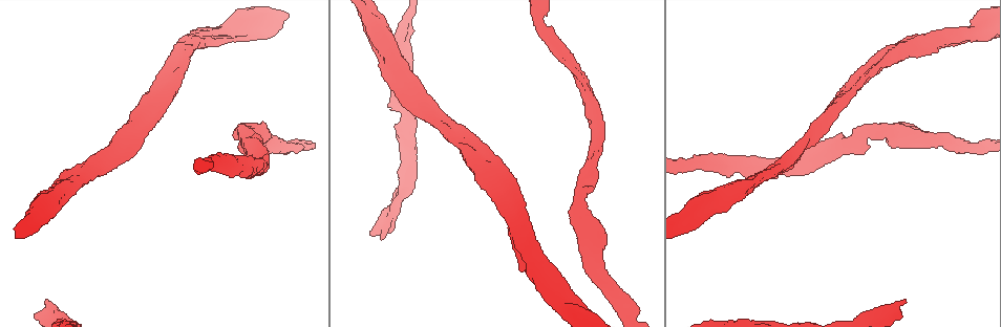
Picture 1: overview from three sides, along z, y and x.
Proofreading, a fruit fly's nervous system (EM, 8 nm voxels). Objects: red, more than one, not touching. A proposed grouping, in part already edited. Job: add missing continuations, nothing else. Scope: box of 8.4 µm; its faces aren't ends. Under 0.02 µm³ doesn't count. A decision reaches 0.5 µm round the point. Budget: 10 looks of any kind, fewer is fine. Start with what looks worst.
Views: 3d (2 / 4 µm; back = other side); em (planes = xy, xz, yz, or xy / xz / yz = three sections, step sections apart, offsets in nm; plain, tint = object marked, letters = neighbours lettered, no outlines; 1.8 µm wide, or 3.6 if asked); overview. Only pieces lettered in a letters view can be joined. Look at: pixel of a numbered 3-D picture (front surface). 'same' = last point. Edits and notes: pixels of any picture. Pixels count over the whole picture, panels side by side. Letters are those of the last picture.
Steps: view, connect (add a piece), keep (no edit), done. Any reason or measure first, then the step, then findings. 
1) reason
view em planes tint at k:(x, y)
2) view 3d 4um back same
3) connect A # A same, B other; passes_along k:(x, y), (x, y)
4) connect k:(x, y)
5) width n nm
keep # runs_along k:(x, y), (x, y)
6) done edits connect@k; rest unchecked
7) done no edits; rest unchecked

view 3d 4um at 1:(906, 302)

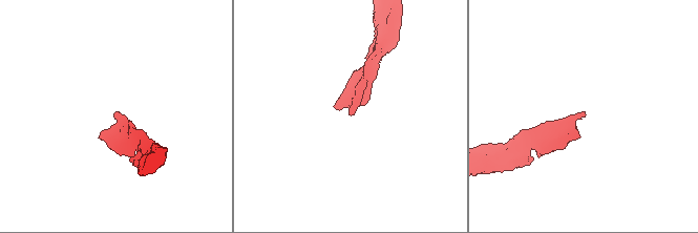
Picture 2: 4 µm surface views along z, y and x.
now the EM
view em 3.6um yz step 16 plain at 2:(584, 113)

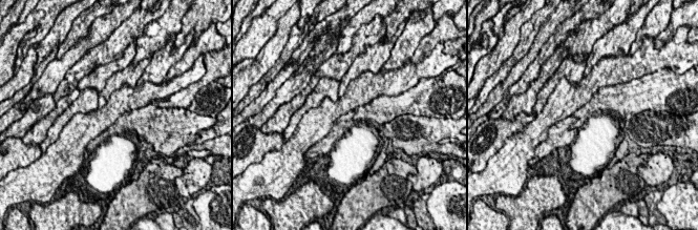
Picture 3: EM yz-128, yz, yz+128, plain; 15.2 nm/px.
see the neighbours
view em 3.6um yz step 16 letters same

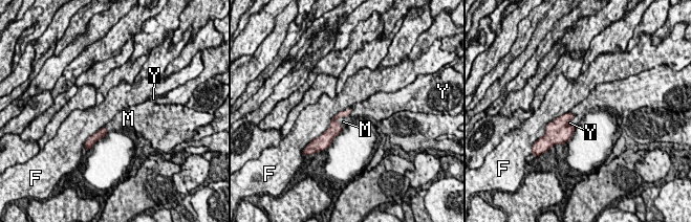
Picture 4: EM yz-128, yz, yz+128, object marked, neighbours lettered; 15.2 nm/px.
connect M # F other, M same, Y other; passes_along 4:(335, 129), (341, 116), (343, 121); it goes on there

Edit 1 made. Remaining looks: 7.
view overview

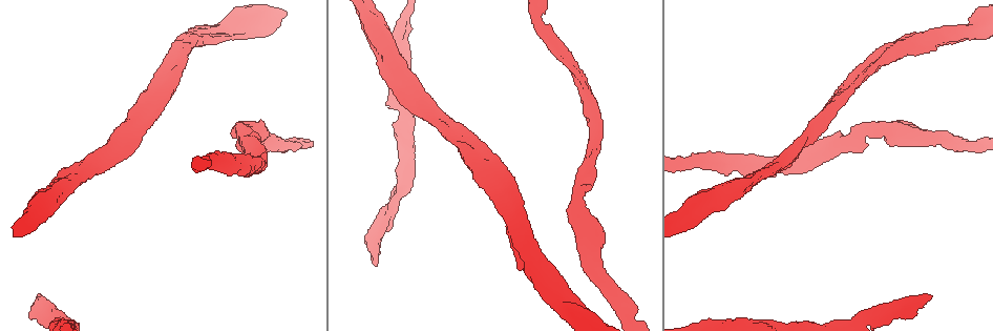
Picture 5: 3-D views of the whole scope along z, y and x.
an open end
view em yz step 8 letters at 5:(457, 123)

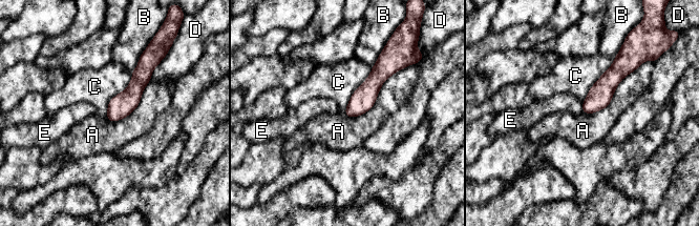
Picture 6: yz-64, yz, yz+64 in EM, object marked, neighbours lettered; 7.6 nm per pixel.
keep # A other, B other, C other, D other, E other; runs_along 6:(150, 62), (131, 96), (111, 118); none of them fits

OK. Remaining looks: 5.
branch stops here
view 3d 4um at 5:(143, 92)

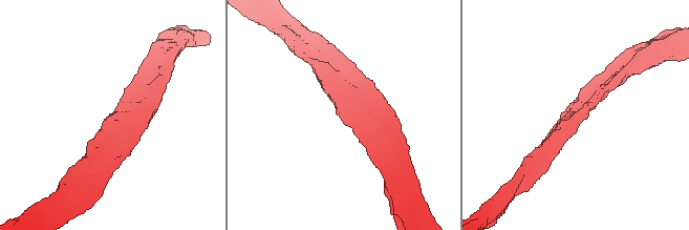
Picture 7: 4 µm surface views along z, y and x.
arms 3; arm_widths 220, 260, 280 nm
view em yz step 16 tint at 7:(111, 114)

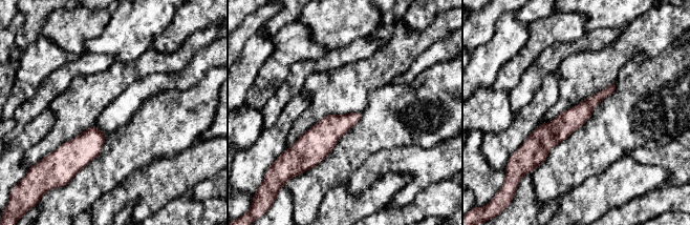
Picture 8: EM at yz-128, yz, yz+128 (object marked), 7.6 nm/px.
cut it another way
view em planes letters same

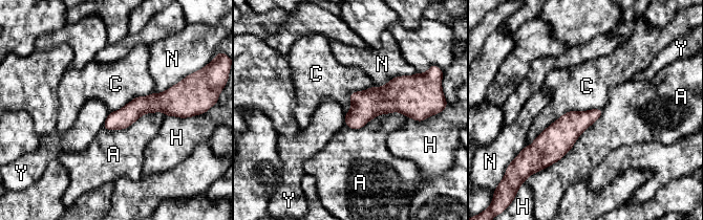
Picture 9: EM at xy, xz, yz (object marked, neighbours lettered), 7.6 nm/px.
keep # A other, C other, H other, N other, Y other; border 9:(601, 108), (565, 112), (527, 146); none of them fits

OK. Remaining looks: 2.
branch stops here
view 3d 4um at 5:(223, 38)

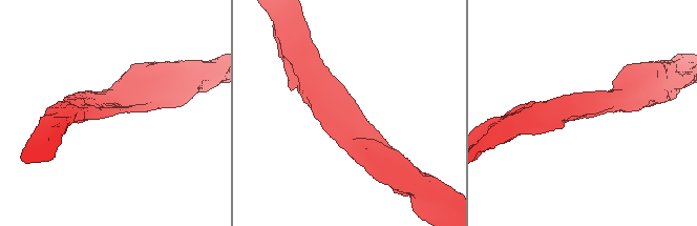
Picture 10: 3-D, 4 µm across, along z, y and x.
view em planes letters at 10:(351, 97)

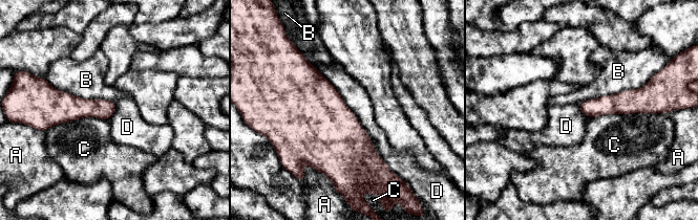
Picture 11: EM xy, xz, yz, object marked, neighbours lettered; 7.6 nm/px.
keep # A other, B other, C other, D other; border 11:(317, 70), (356, 116), (389, 169); none of them fits

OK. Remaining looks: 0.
done edits connect@4; rest unchecked

